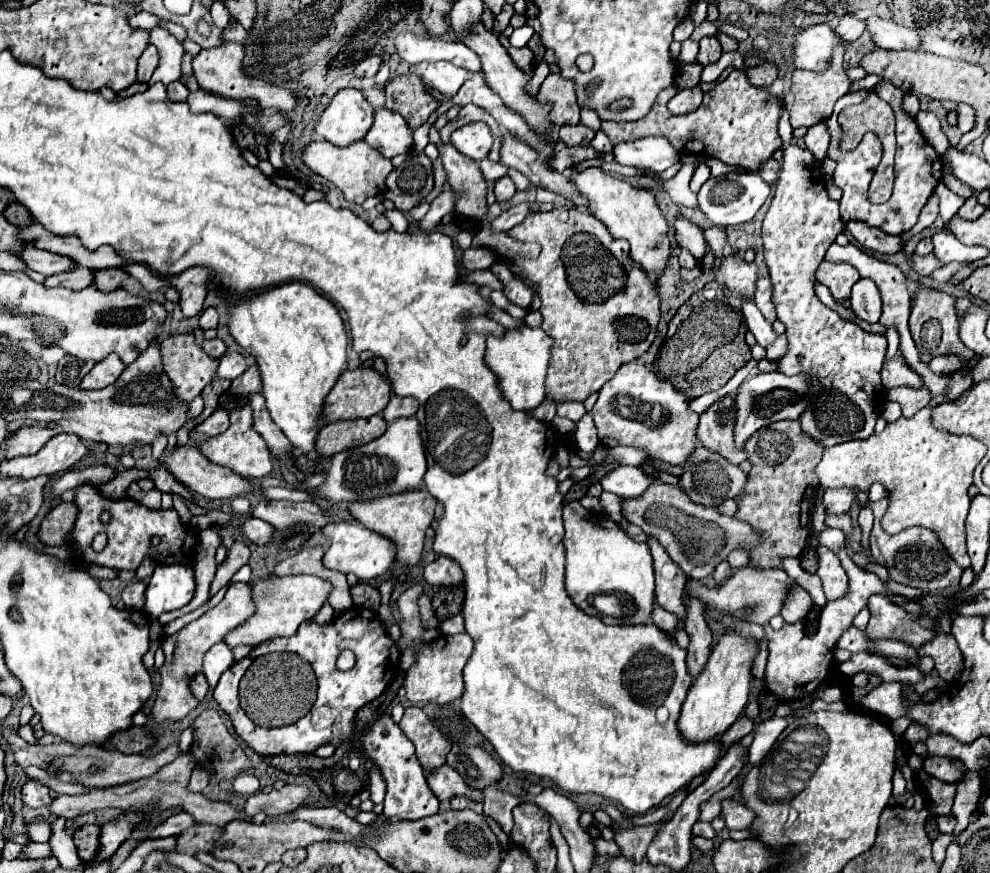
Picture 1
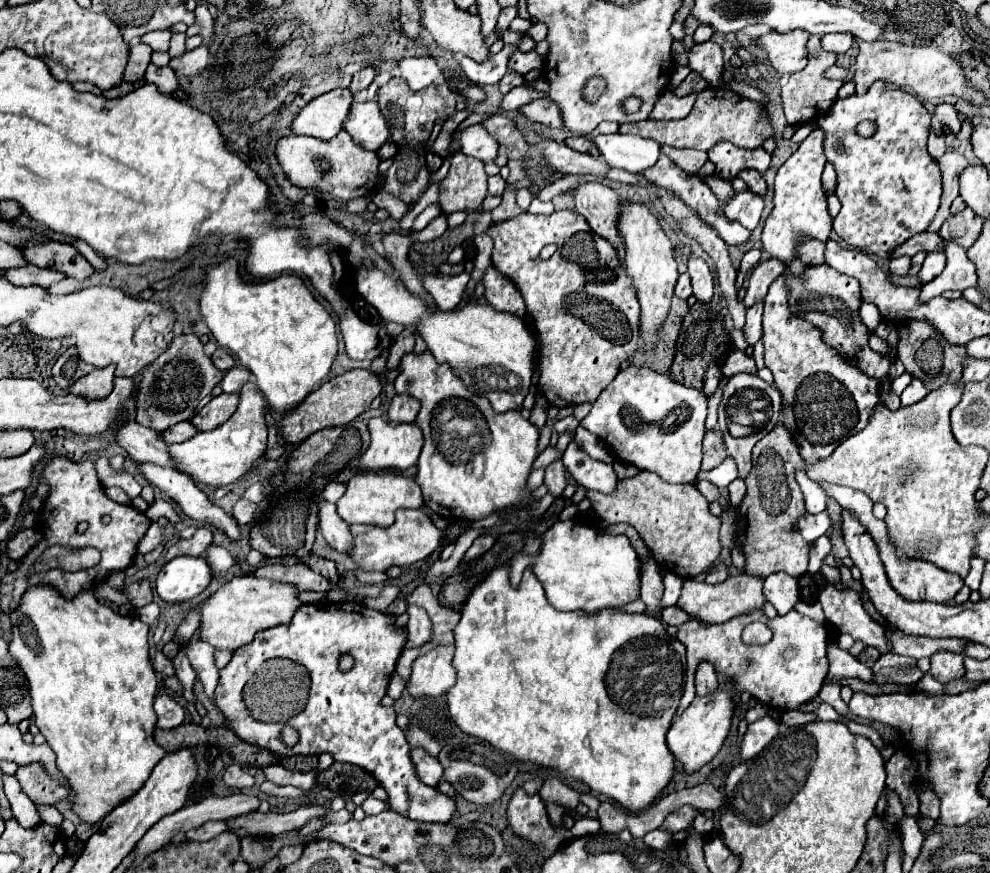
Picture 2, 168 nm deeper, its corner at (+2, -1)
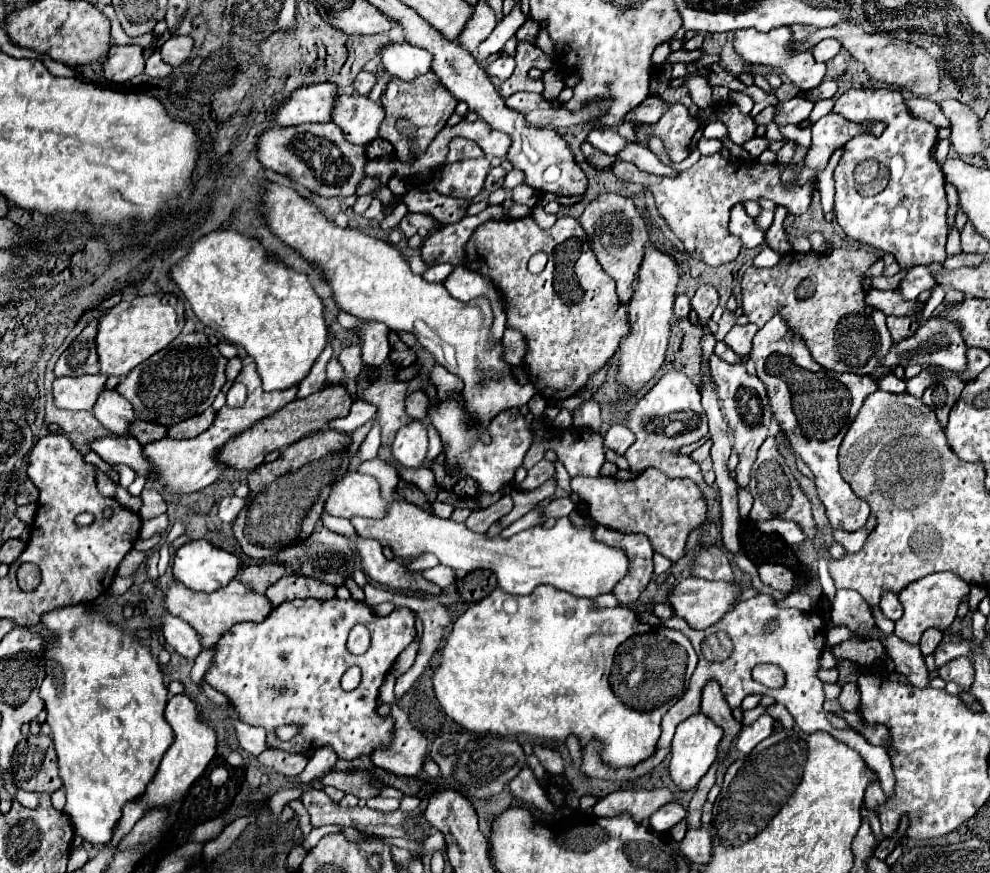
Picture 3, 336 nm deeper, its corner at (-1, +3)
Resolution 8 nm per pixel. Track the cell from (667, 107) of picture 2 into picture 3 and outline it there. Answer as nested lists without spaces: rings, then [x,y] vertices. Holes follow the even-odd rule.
[[[648,96],[638,108],[634,108],[624,120],[626,122],[632,122],[632,120],[640,120],[644,124],[652,124],[652,122],[658,122],[660,116],[666,112],[666,108],[670,108],[672,104],[662,100],[660,96]]]

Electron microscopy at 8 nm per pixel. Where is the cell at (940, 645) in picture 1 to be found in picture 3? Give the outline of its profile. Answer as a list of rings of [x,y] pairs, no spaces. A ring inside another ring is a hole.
[[[962,656],[962,658],[958,658],[958,660],[952,660],[950,664],[940,666],[940,668],[938,668],[938,676],[940,676],[944,682],[954,680],[954,682],[958,682],[960,686],[968,688],[968,686],[974,682],[974,666],[972,666],[972,662],[970,662],[966,656]]]

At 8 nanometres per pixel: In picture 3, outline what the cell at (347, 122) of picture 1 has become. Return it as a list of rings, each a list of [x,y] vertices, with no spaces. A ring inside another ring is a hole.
[[[320,82],[298,88],[276,112],[278,126],[298,126],[304,122],[330,122],[338,86]]]

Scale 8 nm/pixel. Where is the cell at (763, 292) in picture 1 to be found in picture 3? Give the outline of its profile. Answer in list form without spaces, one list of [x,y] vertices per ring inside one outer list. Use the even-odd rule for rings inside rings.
[[[746,324],[746,326],[740,326],[740,328],[732,328],[724,342],[738,354],[738,356],[746,356],[752,348],[752,338],[754,334],[758,332],[758,326],[756,324]]]

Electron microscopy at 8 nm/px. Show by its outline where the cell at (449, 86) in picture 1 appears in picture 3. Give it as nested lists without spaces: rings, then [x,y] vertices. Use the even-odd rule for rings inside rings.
[[[408,42],[388,44],[382,54],[382,64],[392,76],[400,80],[414,80],[430,70],[432,56],[430,52]]]

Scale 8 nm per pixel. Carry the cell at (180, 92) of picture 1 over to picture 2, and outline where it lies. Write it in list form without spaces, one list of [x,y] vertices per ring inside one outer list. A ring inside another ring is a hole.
[[[151,64],[145,72],[145,82],[149,84],[155,84],[159,88],[159,92],[163,94],[173,94],[177,88],[179,88],[179,80],[177,80],[177,74],[165,66],[165,68],[159,68],[155,64]]]

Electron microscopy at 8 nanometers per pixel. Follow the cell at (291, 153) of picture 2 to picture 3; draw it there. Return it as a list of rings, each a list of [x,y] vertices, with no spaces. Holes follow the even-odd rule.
[[[334,122],[328,124],[300,124],[300,126],[272,126],[260,136],[258,160],[282,176],[288,176],[298,186],[318,196],[352,196],[358,184],[366,178],[364,166],[368,162],[364,146],[350,144],[342,128]]]

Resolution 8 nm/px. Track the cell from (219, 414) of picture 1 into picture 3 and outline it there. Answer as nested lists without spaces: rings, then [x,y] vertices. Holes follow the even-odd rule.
[[[136,420],[136,422],[132,424],[132,428],[130,428],[130,434],[132,434],[140,444],[150,444],[152,440],[162,440],[162,438],[166,438],[166,426]]]

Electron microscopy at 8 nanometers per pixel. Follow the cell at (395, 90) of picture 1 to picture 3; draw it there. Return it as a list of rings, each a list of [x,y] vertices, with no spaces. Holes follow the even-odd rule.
[[[428,72],[426,76],[420,76],[412,82],[392,78],[386,90],[390,92],[384,92],[380,98],[380,104],[386,110],[386,118],[380,126],[380,138],[392,142],[396,158],[400,162],[412,164],[420,156],[424,156],[430,142],[436,138],[436,134],[444,128],[444,124],[454,113],[458,100],[440,84],[434,72]]]

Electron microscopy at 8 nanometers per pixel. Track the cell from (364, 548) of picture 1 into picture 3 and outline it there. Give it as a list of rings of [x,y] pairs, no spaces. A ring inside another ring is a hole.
[[[396,500],[382,520],[354,516],[352,526],[362,538],[376,538],[382,546],[388,546],[400,560],[414,560],[432,552],[450,568],[464,568],[466,572],[488,568],[498,574],[502,590],[514,596],[530,594],[538,584],[548,584],[578,598],[596,598],[612,592],[628,570],[626,552],[622,552],[622,548],[610,548],[608,544],[594,540],[592,528],[578,528],[568,516],[556,520],[552,528],[534,526],[502,540],[500,536],[488,538],[472,532],[466,524],[438,518],[406,500]]]

